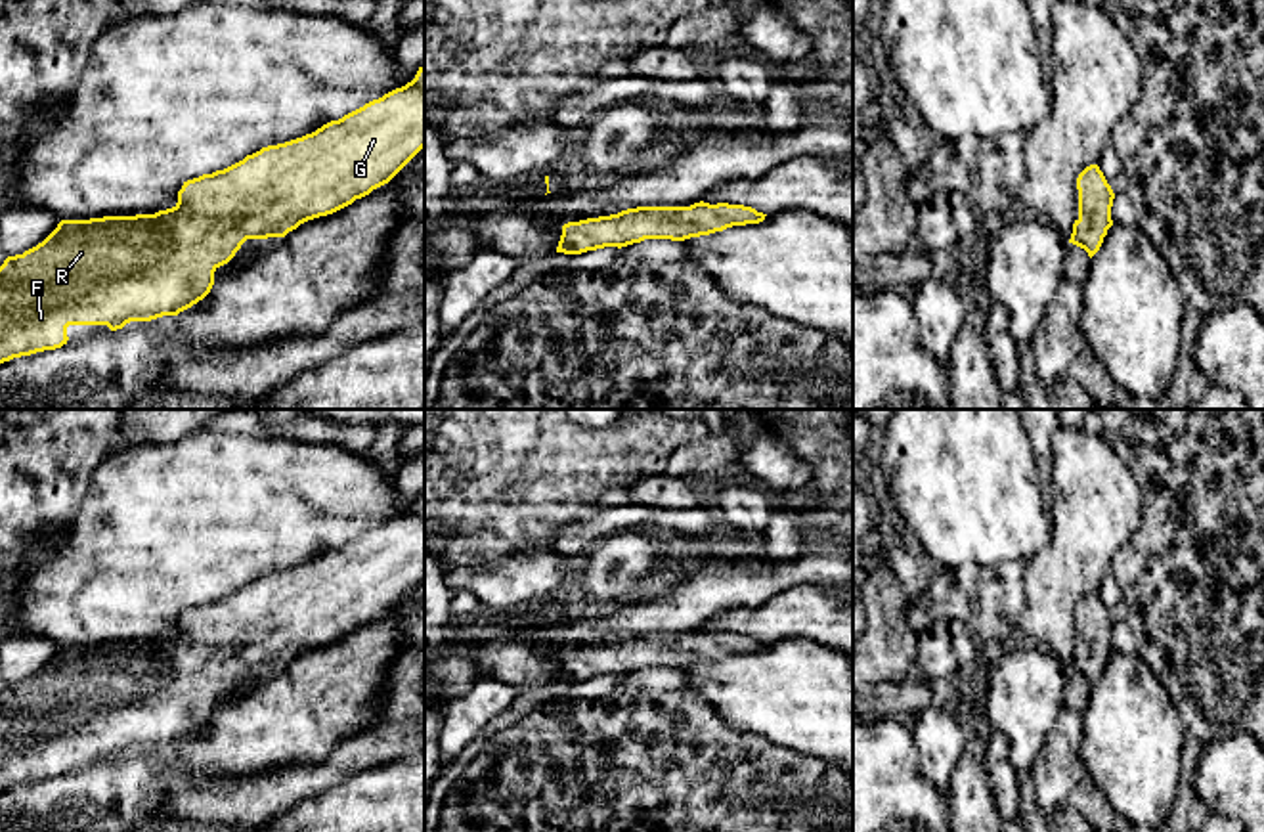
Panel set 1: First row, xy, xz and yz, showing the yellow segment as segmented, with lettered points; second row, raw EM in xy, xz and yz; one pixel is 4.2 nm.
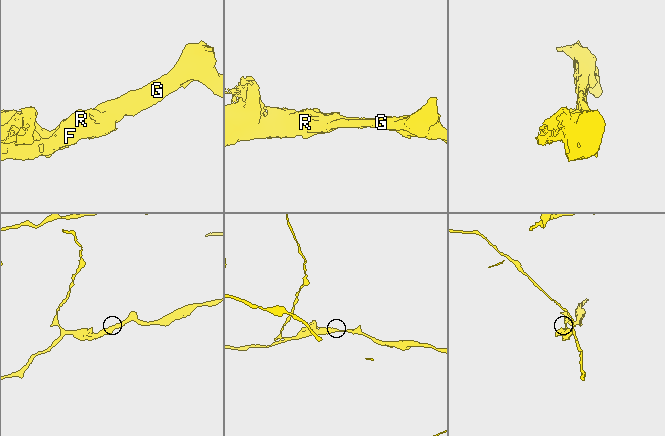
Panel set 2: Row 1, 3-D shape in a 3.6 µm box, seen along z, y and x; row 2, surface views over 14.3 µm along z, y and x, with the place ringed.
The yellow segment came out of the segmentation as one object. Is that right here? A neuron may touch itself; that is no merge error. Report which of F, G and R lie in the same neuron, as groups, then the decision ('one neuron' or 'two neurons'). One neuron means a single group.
groups F G R; one neuron

